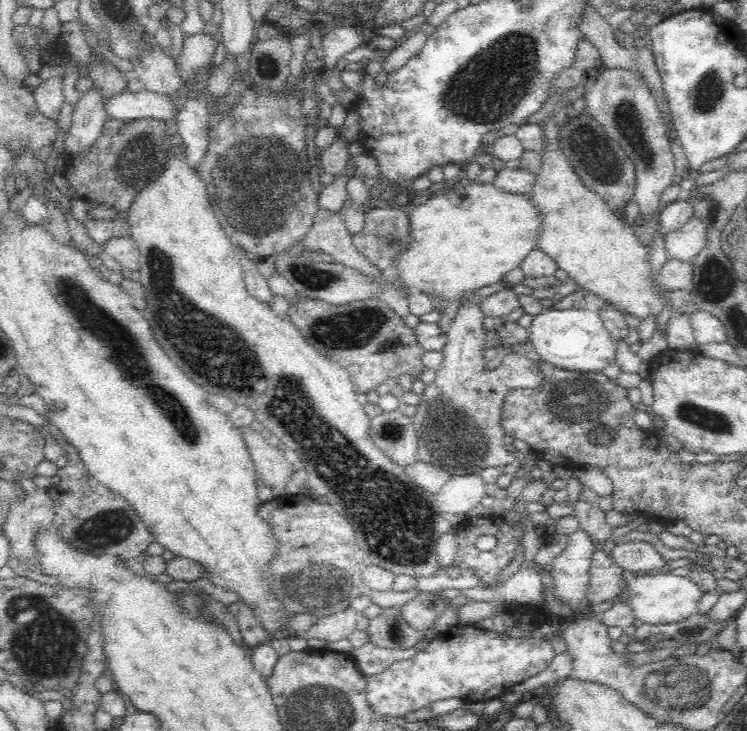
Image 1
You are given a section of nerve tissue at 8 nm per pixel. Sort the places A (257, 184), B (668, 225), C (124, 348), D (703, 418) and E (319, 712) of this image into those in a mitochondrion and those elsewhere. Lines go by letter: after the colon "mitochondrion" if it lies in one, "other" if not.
A: mitochondrion
B: other
C: mitochondrion
D: mitochondrion
E: mitochondrion

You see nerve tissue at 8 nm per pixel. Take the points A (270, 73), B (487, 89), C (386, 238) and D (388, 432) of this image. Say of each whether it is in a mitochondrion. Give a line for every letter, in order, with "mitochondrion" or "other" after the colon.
A: mitochondrion
B: mitochondrion
C: mitochondrion
D: mitochondrion

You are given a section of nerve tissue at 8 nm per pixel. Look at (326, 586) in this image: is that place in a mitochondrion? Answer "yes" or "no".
yes

